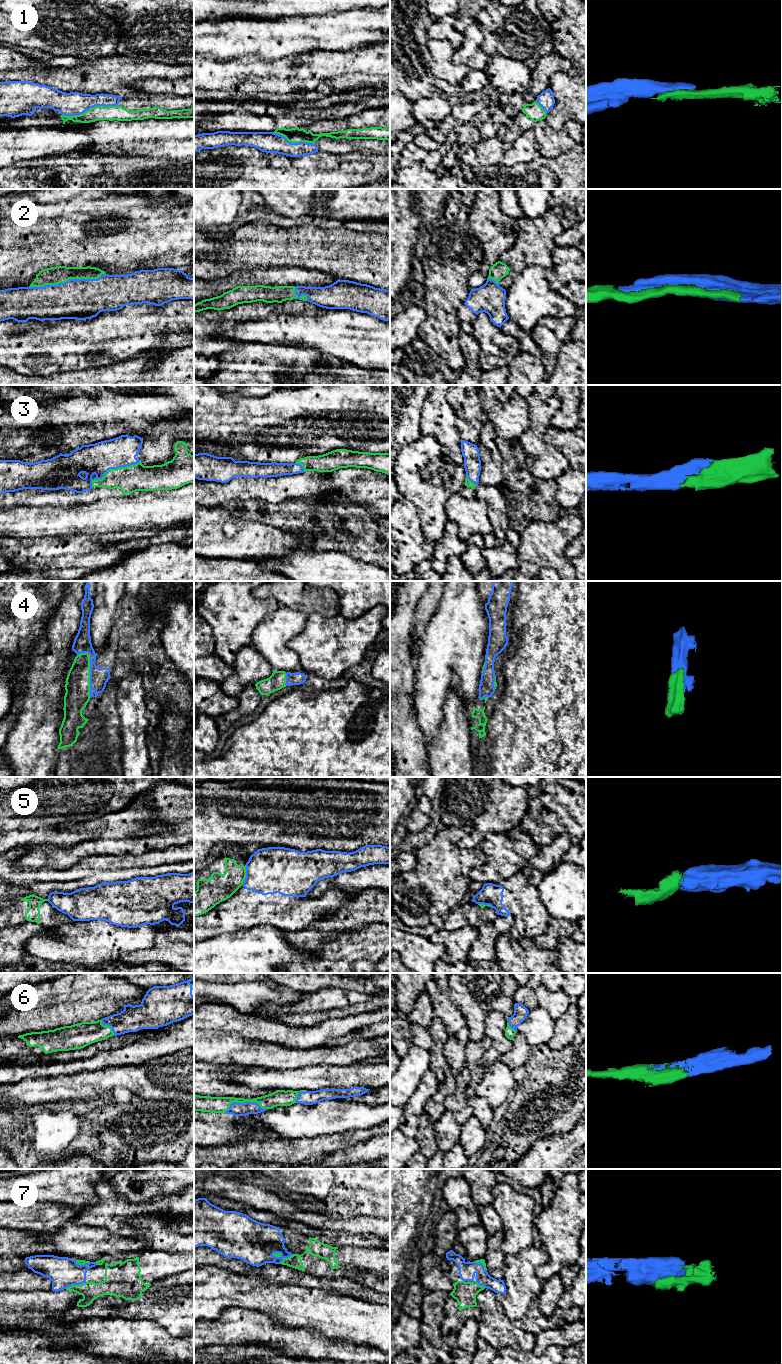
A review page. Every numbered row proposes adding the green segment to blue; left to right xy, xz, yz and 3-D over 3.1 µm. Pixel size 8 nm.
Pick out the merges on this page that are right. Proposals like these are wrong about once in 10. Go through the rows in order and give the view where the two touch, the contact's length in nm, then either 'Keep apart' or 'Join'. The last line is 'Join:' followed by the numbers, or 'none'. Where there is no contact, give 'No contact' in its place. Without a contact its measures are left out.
1: Touches blue in xy. Shared border 460 nm. Join
2: Touches blue in xy. Shared border 650 nm. Join
3: Touches blue in xy. Shared border 400 nm. Join
4: Touches blue in xy. Shared border 380 nm. Join
5: Touches blue in xz. Shared border 160 nm. Keep apart
6: Touches blue in xz. Shared border 360 nm. Join
7: Touches blue in xy. Shared border 180 nm. Join
Join: 1, 2, 3, 4, 6, 7

